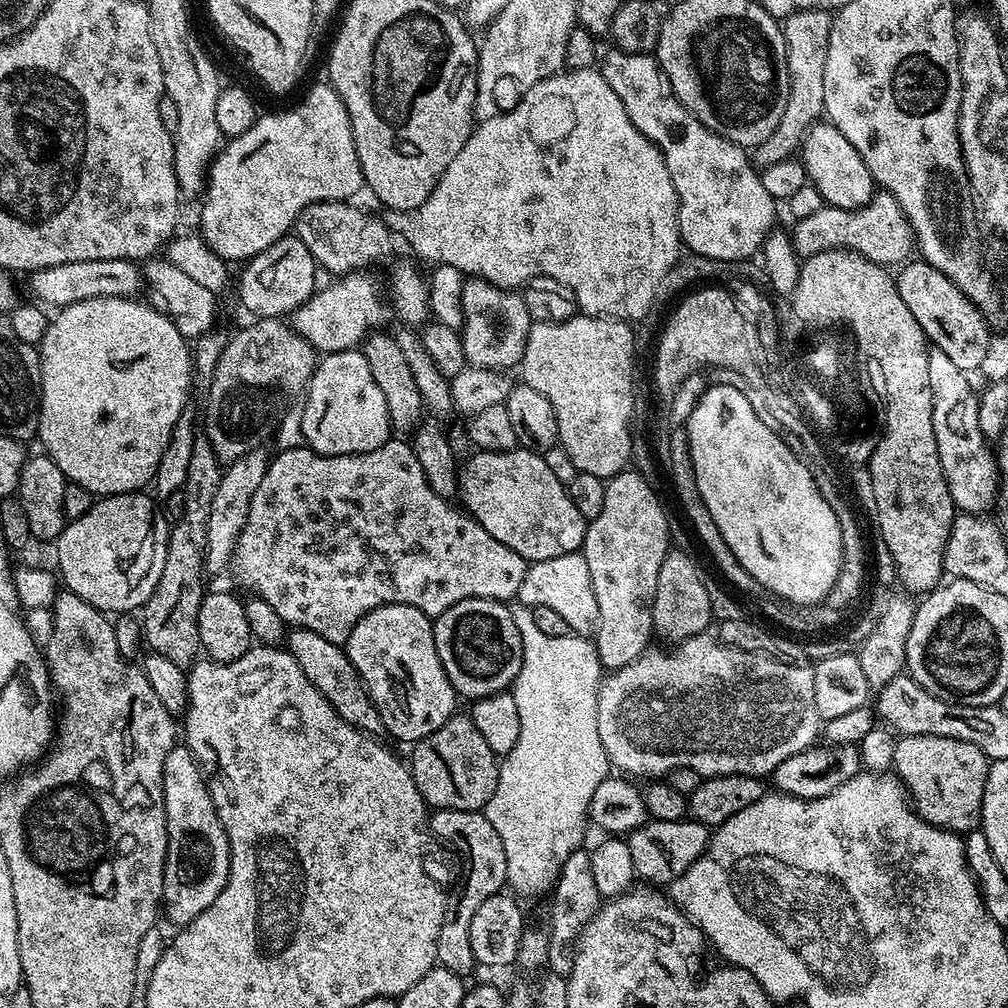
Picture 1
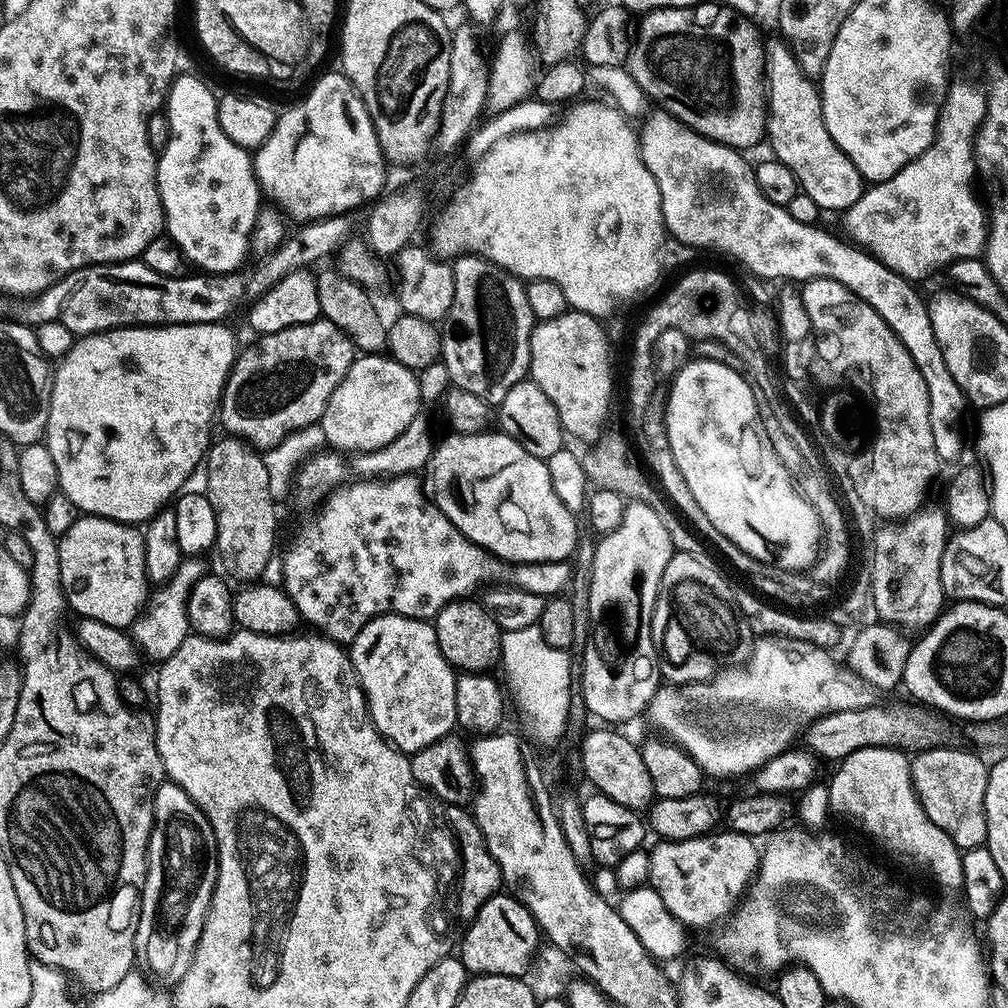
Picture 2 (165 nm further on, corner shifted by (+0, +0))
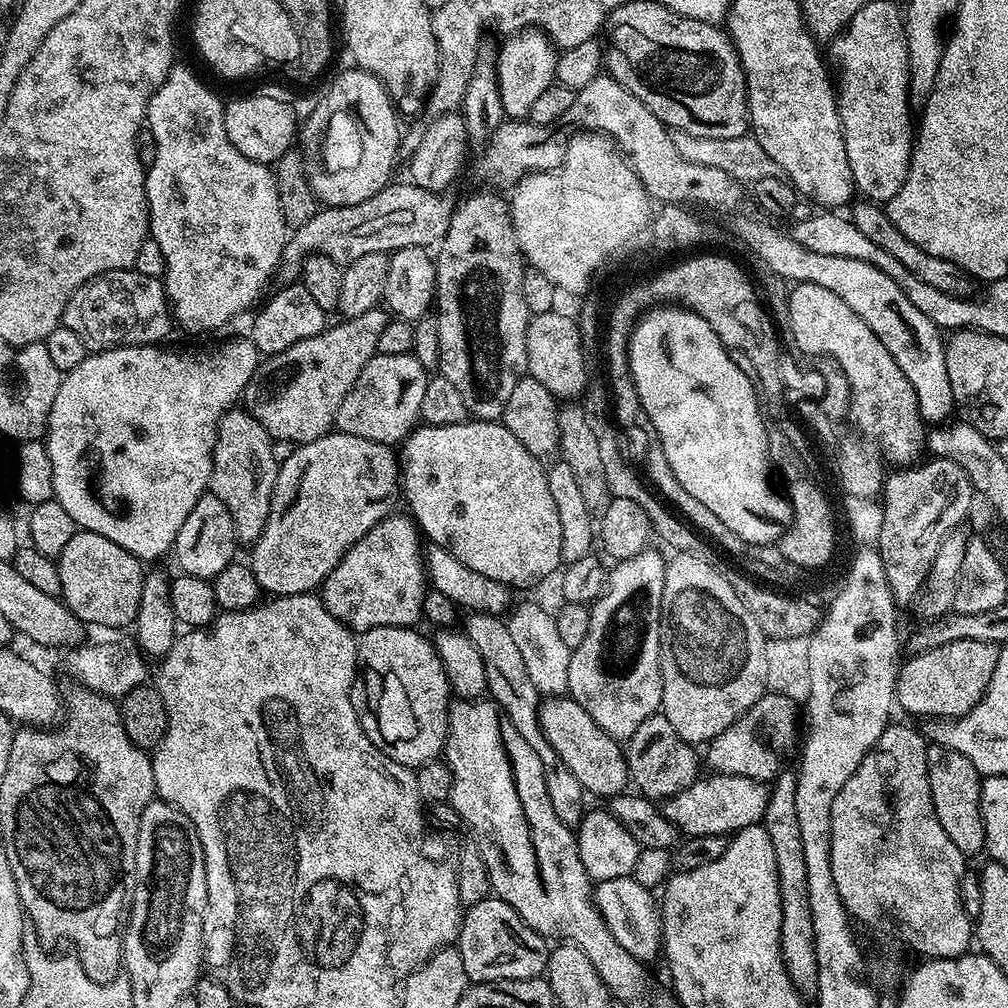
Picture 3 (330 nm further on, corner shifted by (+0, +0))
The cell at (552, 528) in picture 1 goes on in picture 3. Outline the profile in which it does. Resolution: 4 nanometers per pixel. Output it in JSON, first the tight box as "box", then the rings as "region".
{"box":[398,418,562,590],"region":[[[469,418],[463,424],[454,426],[434,426],[433,424],[417,426],[399,445],[398,459],[402,500],[403,503],[404,500],[408,503],[407,511],[416,521],[416,527],[431,543],[442,546],[447,552],[454,554],[454,558],[470,566],[470,570],[478,570],[478,574],[486,574],[486,578],[494,578],[494,582],[502,582],[508,585],[509,589],[517,590],[516,588],[524,588],[527,584],[536,584],[539,580],[546,579],[556,567],[557,569],[561,567],[562,522],[558,522],[558,509],[554,507],[554,498],[550,494],[545,465],[540,465],[543,463],[537,457],[532,456],[530,450],[522,446],[522,442],[518,442],[518,438],[514,438],[514,434],[510,434],[510,430],[506,430],[502,422]]]}

